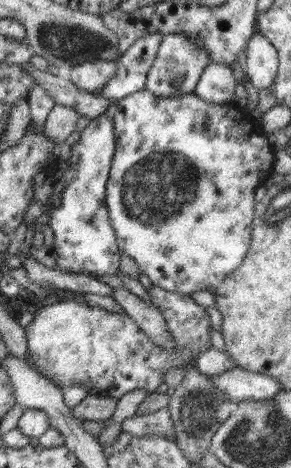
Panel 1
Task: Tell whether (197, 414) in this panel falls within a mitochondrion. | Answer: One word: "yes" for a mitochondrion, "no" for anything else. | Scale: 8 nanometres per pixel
yes

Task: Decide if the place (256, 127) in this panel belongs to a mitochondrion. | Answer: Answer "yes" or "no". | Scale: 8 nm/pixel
no

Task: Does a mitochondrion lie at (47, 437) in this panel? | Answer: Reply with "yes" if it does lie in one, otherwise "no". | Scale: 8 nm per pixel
no

